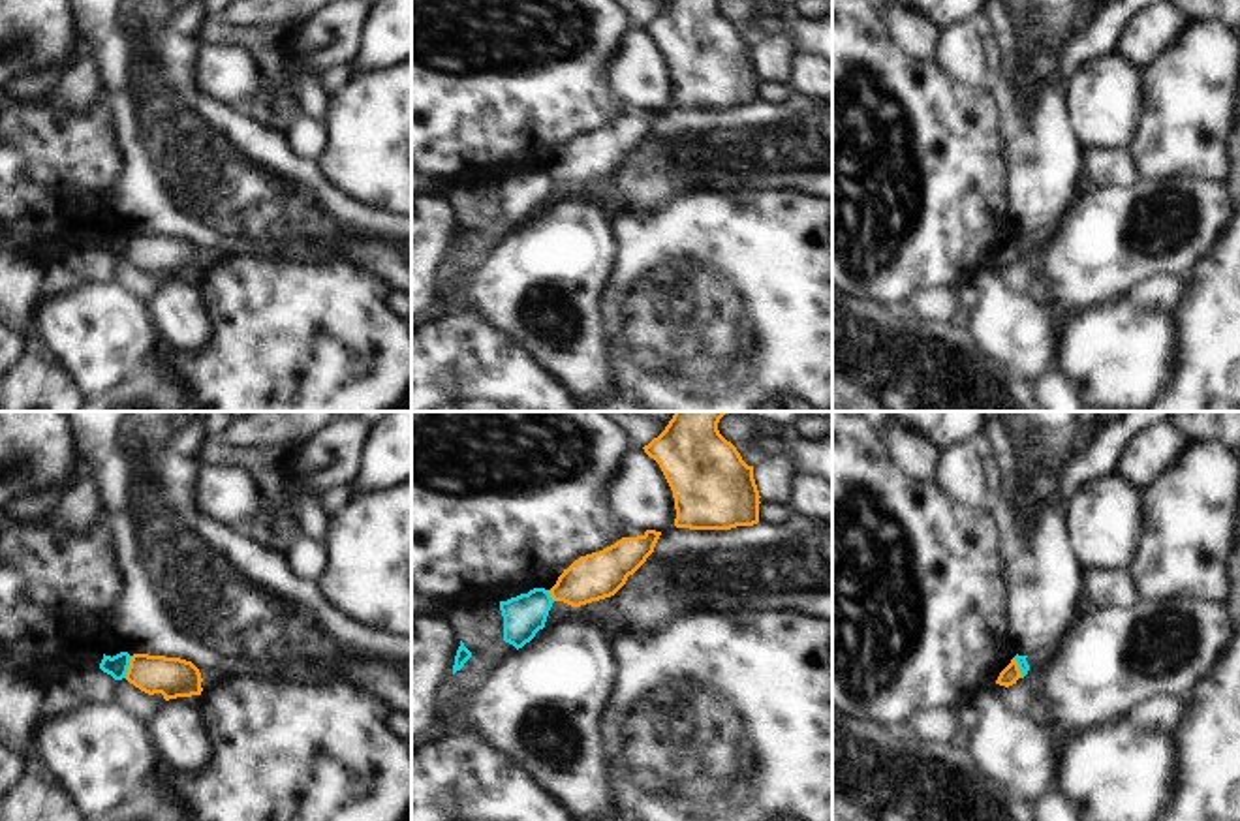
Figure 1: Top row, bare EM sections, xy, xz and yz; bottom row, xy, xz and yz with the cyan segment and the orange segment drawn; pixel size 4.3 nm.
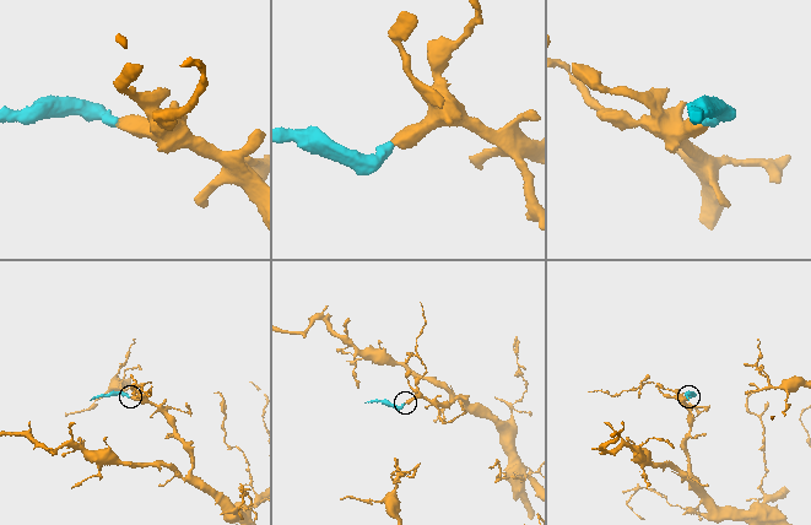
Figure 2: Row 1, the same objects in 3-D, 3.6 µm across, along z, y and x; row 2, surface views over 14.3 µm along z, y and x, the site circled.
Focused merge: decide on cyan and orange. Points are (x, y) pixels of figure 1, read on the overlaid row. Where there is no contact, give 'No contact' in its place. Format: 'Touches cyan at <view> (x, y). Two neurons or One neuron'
Touches cyan at xy (126, 667). Two neurons

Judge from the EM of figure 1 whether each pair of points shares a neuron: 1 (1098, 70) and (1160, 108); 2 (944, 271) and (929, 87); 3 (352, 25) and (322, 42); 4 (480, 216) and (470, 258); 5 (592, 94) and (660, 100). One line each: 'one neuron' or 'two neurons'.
1: two neurons
2: one neuron
3: one neuron
4: one neuron
5: two neurons

